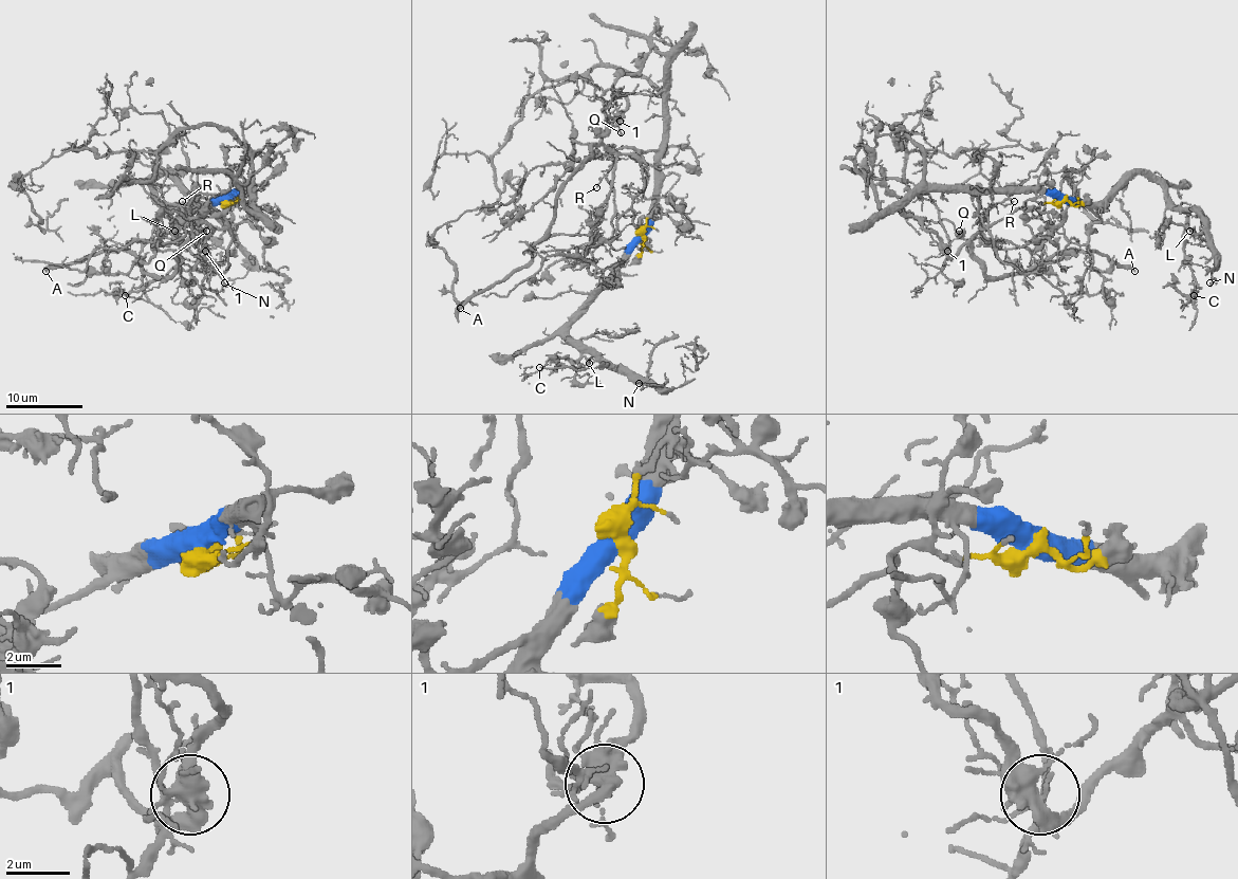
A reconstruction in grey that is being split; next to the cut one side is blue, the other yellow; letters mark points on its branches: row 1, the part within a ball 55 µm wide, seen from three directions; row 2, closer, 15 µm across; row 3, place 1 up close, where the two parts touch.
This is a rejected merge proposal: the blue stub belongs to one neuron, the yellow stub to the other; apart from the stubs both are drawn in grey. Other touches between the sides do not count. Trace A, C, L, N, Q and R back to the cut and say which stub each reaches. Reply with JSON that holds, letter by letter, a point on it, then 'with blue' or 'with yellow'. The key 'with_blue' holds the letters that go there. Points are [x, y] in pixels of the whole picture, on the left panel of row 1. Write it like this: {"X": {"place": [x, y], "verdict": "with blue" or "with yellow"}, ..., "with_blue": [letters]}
{"A": {"place": [45, 271], "verdict": "with yellow"}, "C": {"place": [125, 295], "verdict": "with blue"}, "L": {"place": [174, 231], "verdict": "with blue"}, "N": {"place": [224, 282], "verdict": "with blue"}, "Q": {"place": [206, 231], "verdict": "with yellow"}, "R": {"place": [182, 201], "verdict": "with blue"}, "with_blue": ["C", "L", "N", "R"]}

